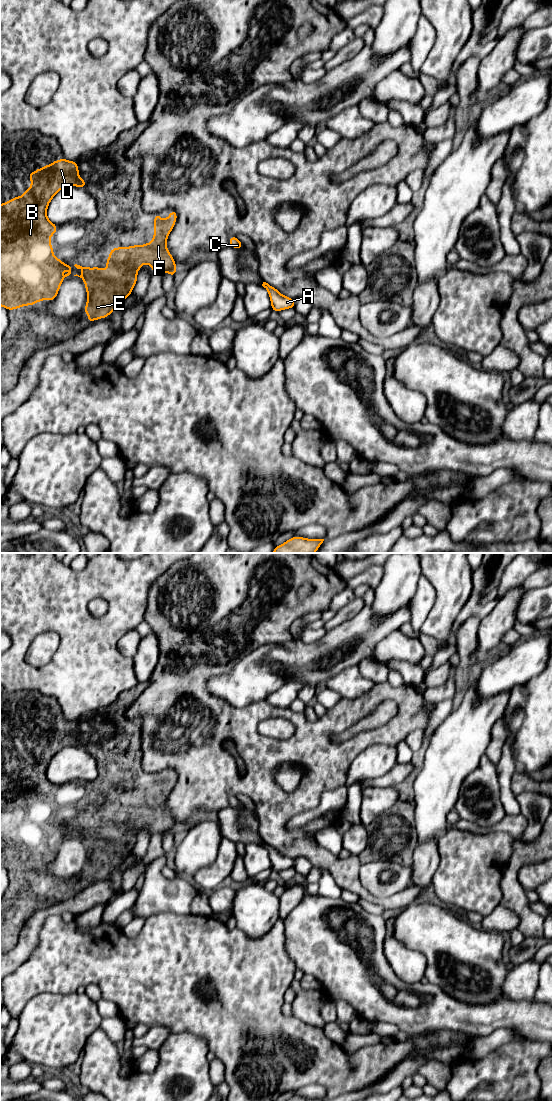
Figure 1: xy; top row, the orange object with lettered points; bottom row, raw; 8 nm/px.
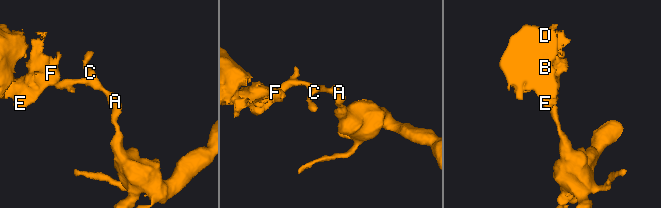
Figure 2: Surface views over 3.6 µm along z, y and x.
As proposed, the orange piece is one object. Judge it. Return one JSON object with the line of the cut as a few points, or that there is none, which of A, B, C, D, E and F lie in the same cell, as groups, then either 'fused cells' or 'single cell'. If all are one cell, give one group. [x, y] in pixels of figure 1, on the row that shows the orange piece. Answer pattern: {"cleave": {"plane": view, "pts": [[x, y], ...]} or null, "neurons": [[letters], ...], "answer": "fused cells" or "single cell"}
{"cleave": {"plane": "xy", "pts": [[175, 265], [166, 271]]}, "neurons": [["A", "C"], ["B", "D", "E", "F"]], "answer": "fused cells"}

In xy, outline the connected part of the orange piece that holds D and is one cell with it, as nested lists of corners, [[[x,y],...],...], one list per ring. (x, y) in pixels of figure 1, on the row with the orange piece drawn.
[[[64,158],[53,161],[28,174],[31,187],[20,197],[0,204],[0,306],[8,311],[27,305],[35,305],[47,299],[53,301],[64,278],[71,274],[72,265],[67,265],[53,254],[50,237],[55,234],[58,226],[47,218],[47,208],[52,198],[64,187],[77,186],[85,189],[86,180],[79,178],[78,164]]]

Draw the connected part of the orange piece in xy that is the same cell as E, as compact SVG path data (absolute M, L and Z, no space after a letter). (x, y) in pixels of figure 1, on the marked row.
M171 210L164 221L161 220L160 214L156 213L152 242L111 249L106 261L106 271L101 267L74 265L82 270L80 276L74 276L82 278L86 287L87 304L83 311L88 314L88 323L107 318L124 302L132 293L137 282L137 273L144 264L150 264L152 272L157 274L167 272L176 266L166 245L176 220L175 210Z

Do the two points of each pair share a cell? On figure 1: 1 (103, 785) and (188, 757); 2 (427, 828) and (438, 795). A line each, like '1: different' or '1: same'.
1: different
2: same

